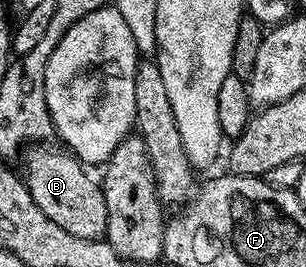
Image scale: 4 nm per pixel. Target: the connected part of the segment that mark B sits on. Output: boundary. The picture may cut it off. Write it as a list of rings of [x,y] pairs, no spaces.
[[[34,145],[25,152],[26,175],[24,182],[32,193],[32,201],[51,221],[56,221],[60,229],[72,233],[72,237],[101,239],[108,225],[108,205],[104,201],[102,184],[89,175],[87,168],[73,154],[62,151],[49,151],[49,146]]]

